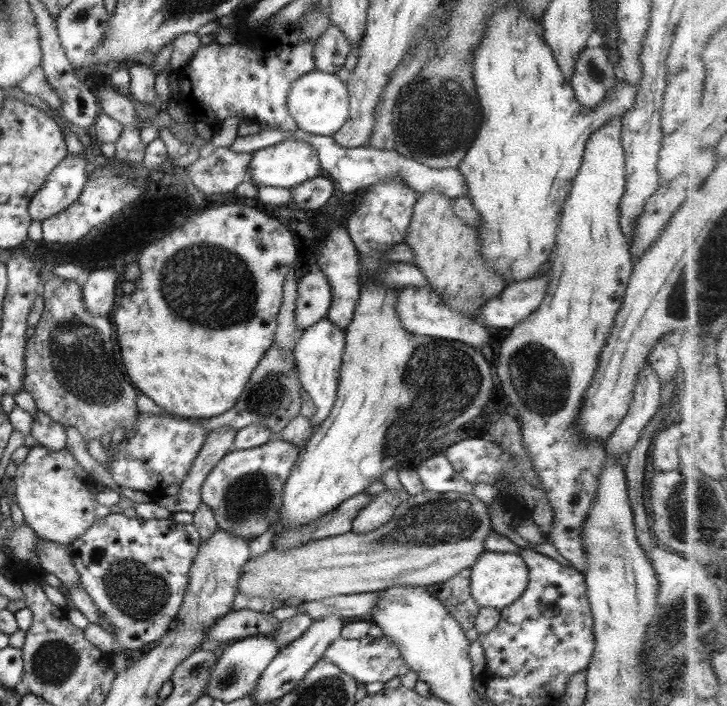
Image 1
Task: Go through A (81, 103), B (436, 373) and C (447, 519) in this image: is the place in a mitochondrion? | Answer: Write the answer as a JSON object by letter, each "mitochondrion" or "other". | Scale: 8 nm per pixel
{"A":"other","B":"mitochondrion","C":"mitochondrion"}

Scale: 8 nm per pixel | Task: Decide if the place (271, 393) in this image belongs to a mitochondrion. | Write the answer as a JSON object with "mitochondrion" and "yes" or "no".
{"mitochondrion":"yes"}

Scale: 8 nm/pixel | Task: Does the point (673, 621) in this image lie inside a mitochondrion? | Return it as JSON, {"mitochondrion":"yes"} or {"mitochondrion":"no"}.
{"mitochondrion":"yes"}

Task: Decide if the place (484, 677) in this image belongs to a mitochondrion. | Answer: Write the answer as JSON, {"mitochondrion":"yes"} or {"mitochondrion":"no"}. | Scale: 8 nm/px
{"mitochondrion":"no"}

